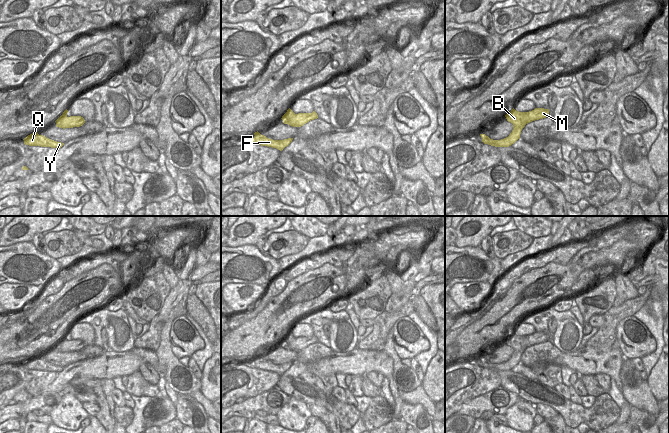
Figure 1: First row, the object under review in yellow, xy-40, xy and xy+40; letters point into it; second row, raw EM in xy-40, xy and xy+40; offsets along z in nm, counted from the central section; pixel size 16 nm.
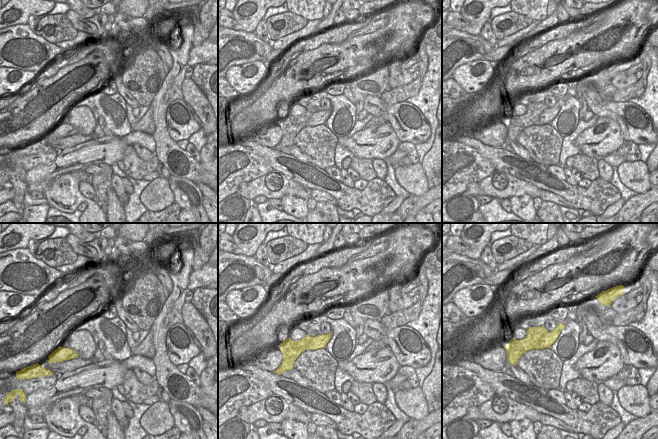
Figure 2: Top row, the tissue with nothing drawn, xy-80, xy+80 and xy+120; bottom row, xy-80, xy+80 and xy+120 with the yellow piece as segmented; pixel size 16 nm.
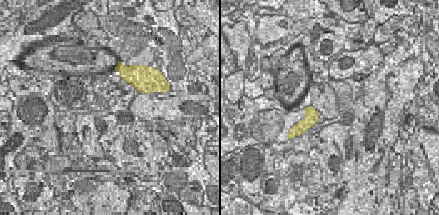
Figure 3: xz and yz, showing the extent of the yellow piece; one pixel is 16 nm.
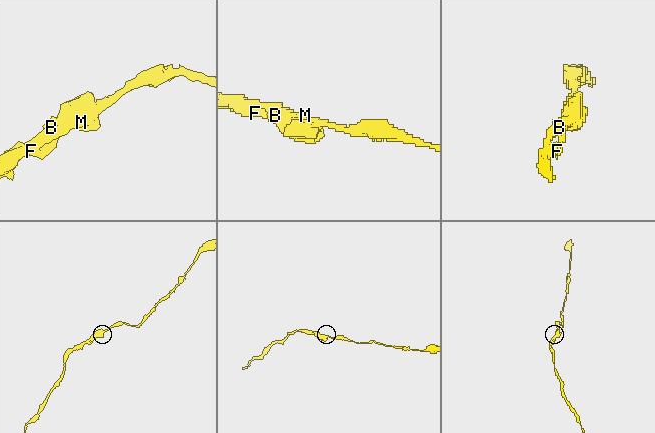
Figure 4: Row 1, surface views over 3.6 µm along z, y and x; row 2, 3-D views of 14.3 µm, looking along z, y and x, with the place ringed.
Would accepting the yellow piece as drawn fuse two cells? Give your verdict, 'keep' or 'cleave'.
keep

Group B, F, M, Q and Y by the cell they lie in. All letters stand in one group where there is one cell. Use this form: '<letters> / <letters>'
B F M Q Y

